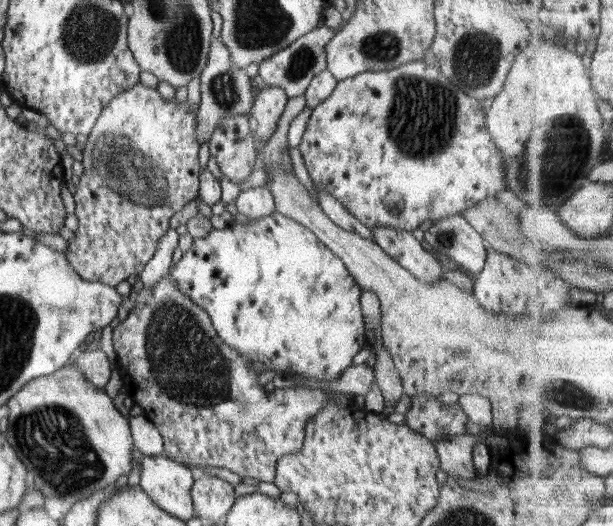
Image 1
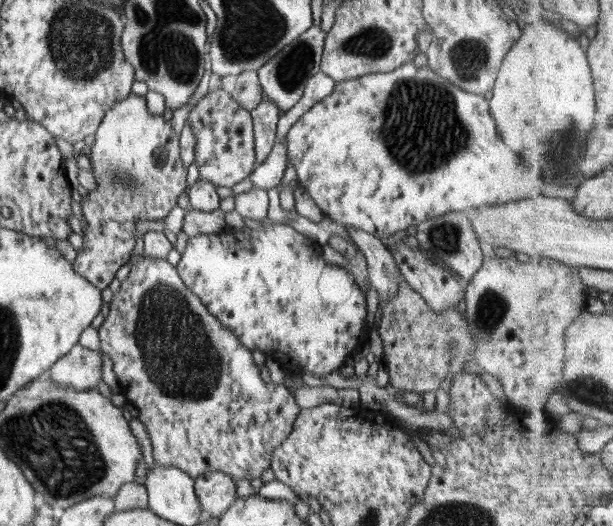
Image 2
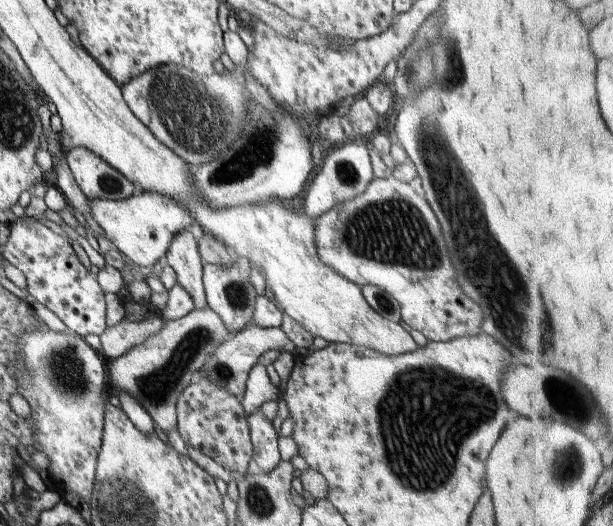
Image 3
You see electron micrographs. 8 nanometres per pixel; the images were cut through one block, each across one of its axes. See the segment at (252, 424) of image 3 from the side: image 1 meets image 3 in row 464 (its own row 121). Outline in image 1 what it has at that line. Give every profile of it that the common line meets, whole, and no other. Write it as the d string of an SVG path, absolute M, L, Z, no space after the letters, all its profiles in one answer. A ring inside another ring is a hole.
M269 86L260 91L249 114L253 121L256 144L264 142L276 130L277 120L285 111L289 98L282 88Z

